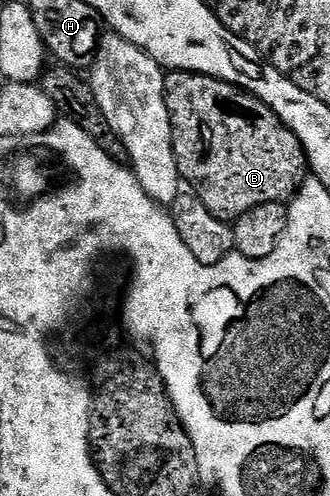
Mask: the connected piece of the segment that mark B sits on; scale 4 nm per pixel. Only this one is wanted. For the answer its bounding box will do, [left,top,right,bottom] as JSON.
[164,71,310,222]

